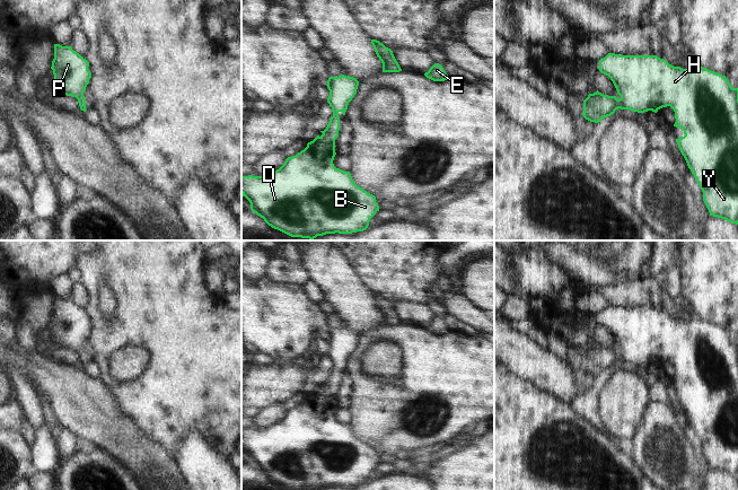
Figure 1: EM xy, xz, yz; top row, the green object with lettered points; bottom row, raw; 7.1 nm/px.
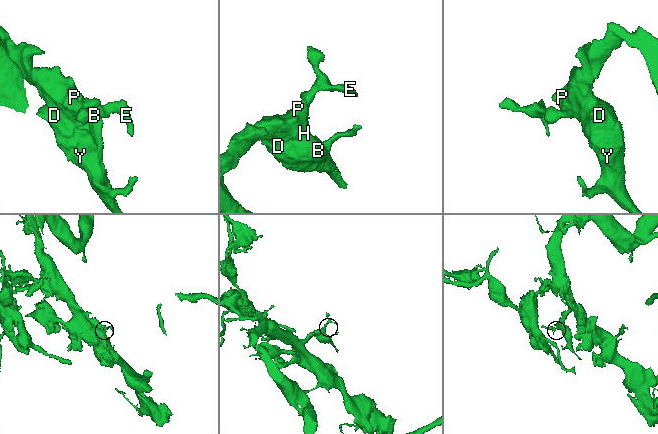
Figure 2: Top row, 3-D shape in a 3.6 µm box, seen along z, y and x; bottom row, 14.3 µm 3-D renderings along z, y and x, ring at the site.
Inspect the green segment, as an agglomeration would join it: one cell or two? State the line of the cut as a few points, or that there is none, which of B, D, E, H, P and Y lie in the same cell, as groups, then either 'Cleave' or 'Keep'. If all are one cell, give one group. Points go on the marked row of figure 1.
No split. Groups: B D E H P Y. Keep.

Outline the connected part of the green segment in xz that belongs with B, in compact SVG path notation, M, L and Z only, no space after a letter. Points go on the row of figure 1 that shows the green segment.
M341 75L327 80L330 96L327 103L333 116L323 134L317 135L296 156L288 157L284 164L267 176L241 176L241 194L251 203L251 210L274 229L291 237L314 239L326 234L352 234L368 228L370 219L379 211L376 196L359 187L350 172L336 168L333 164L335 139L339 137L339 113L345 115L349 103L357 94L359 81Z

